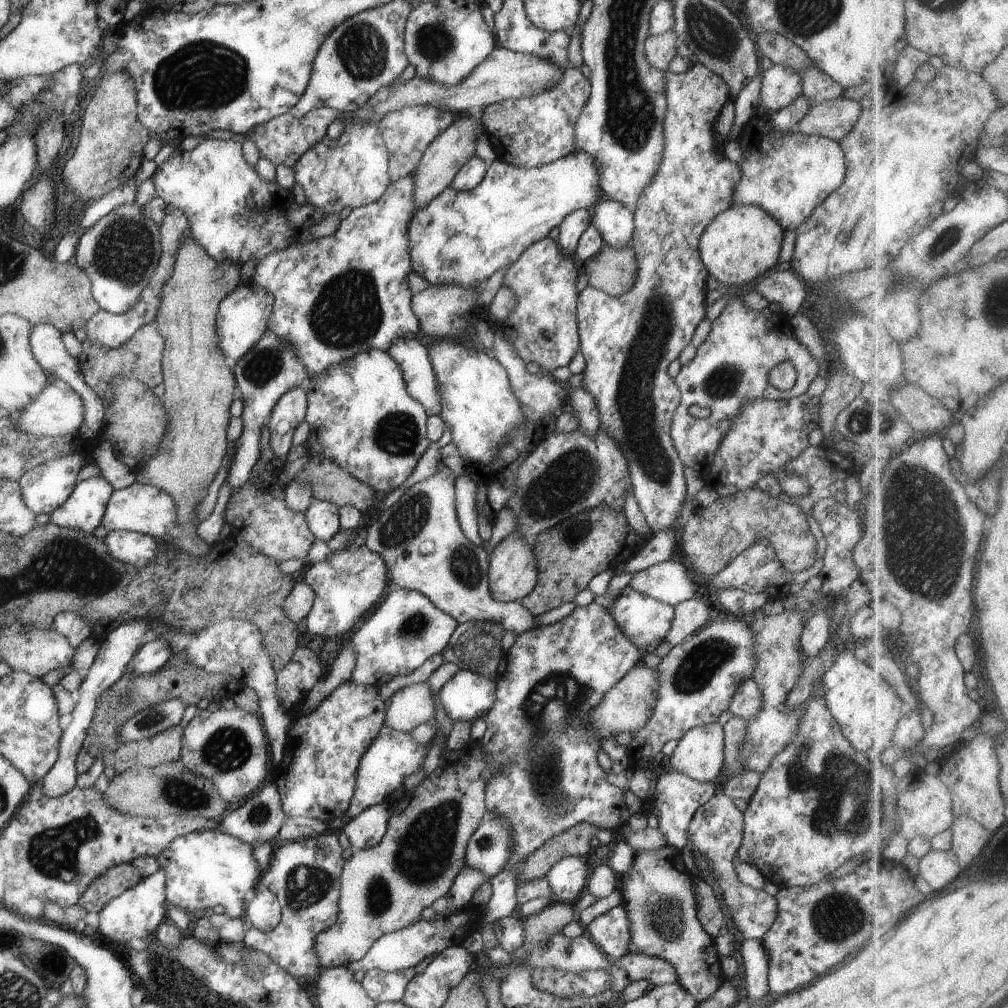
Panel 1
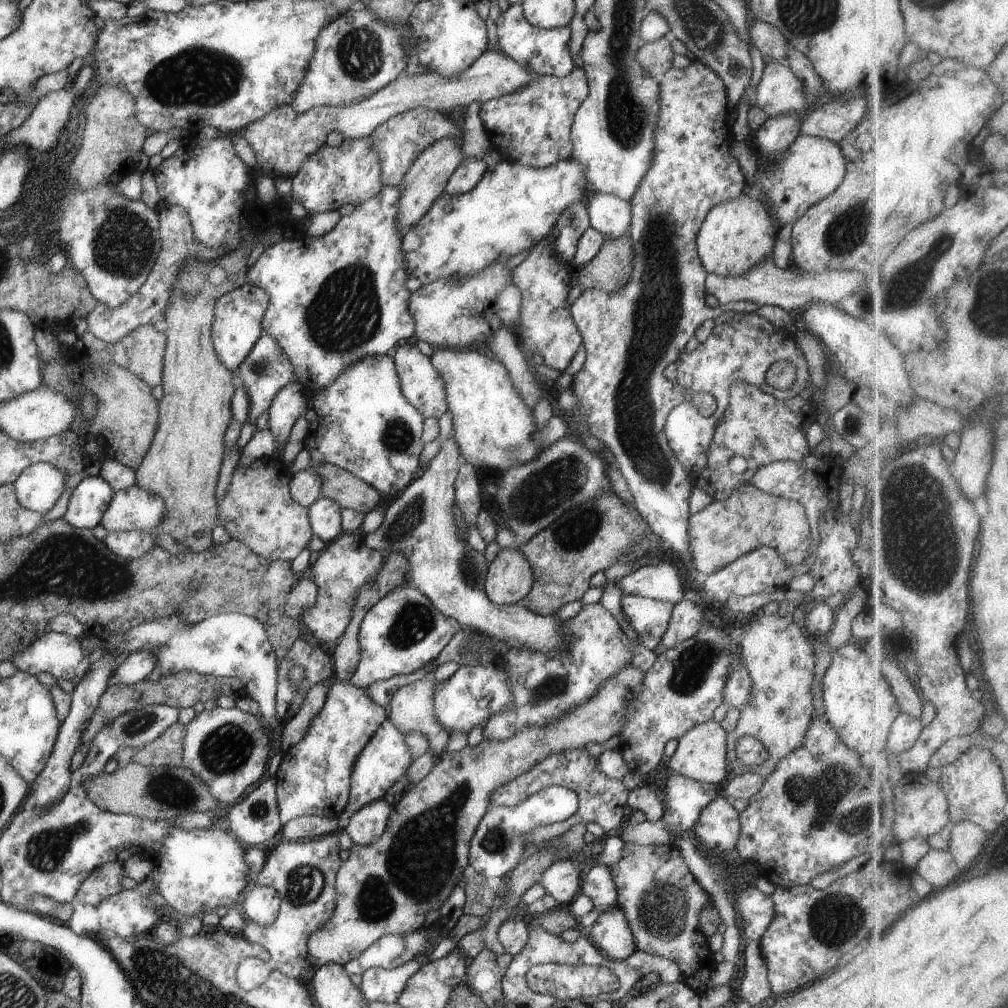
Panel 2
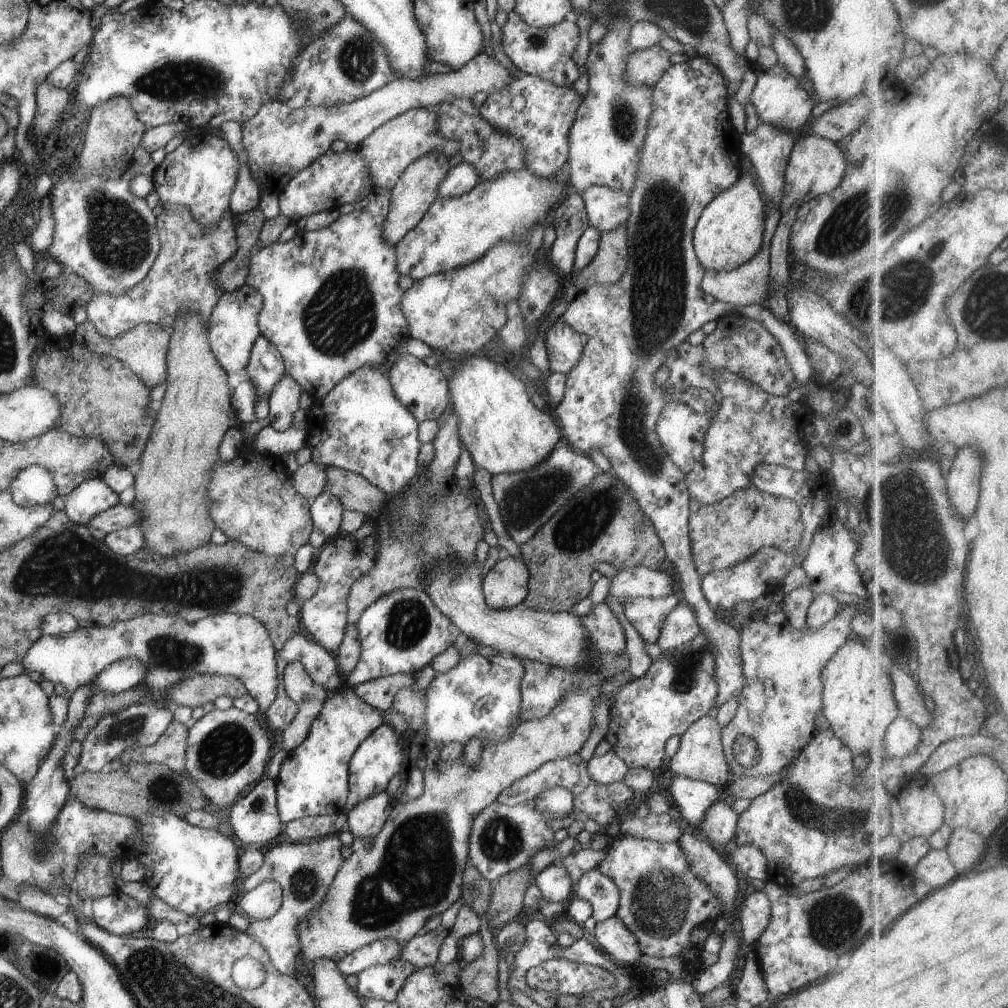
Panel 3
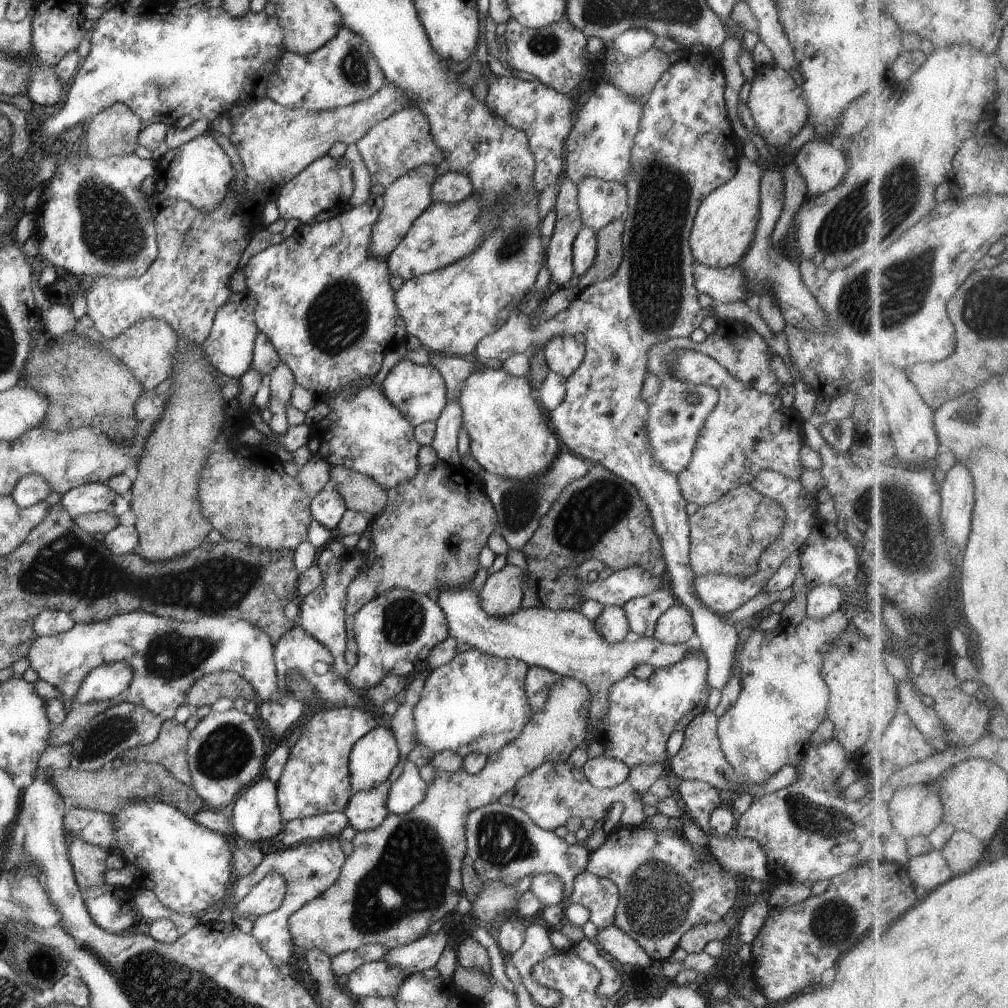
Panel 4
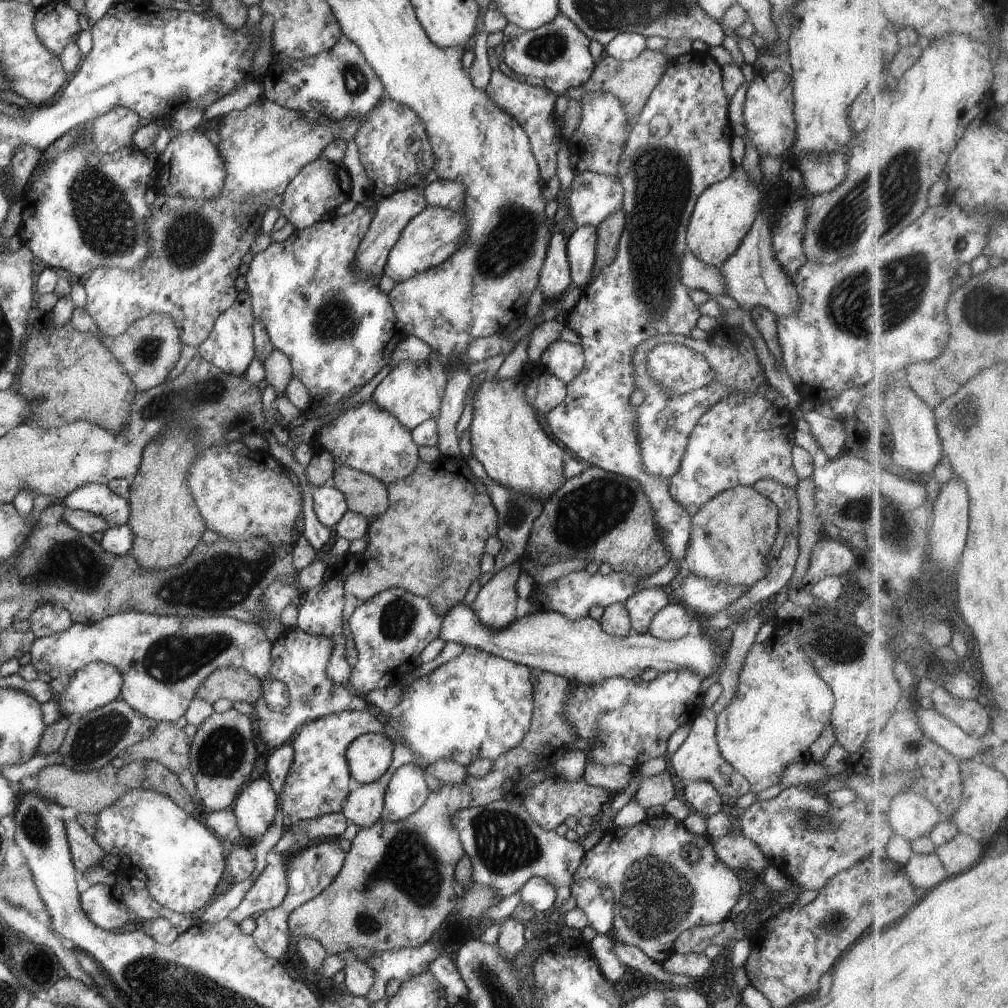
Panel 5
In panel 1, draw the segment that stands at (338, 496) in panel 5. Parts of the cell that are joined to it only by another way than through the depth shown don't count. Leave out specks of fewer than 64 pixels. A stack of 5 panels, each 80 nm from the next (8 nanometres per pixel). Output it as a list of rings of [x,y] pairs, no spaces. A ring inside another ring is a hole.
[[[314,500],[304,513],[307,525],[316,539],[331,539],[340,529],[339,506],[328,501]]]

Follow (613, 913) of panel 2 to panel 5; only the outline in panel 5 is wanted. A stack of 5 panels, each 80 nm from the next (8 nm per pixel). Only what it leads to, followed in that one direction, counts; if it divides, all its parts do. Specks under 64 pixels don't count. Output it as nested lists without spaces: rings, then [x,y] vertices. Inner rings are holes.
[[[614,940],[613,949],[627,968],[638,970],[646,976],[653,976],[657,982],[670,984],[674,987],[686,987],[686,984],[692,980],[692,977],[688,975],[675,975],[666,972],[660,963],[654,962],[637,946]]]

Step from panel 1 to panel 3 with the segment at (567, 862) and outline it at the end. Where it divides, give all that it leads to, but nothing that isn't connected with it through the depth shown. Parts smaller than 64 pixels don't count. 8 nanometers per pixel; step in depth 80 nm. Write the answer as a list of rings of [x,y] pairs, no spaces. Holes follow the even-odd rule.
[[[557,862],[544,868],[535,876],[533,882],[542,891],[543,898],[548,898],[552,902],[566,904],[572,898],[573,880],[568,871]]]

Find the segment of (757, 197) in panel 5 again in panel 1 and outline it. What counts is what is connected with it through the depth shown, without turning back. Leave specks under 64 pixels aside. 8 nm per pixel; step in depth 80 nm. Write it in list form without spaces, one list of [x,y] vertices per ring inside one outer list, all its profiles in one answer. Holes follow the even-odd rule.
[[[734,205],[722,211],[705,228],[699,240],[699,255],[710,276],[726,287],[750,285],[767,270],[780,266],[783,228],[754,205]]]

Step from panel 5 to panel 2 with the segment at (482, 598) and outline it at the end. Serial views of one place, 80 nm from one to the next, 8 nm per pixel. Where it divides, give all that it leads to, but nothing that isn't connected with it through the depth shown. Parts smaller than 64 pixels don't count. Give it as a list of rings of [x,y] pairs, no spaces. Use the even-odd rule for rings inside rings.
[[[501,548],[487,568],[484,592],[496,606],[514,605],[532,590],[534,574],[519,548]]]

